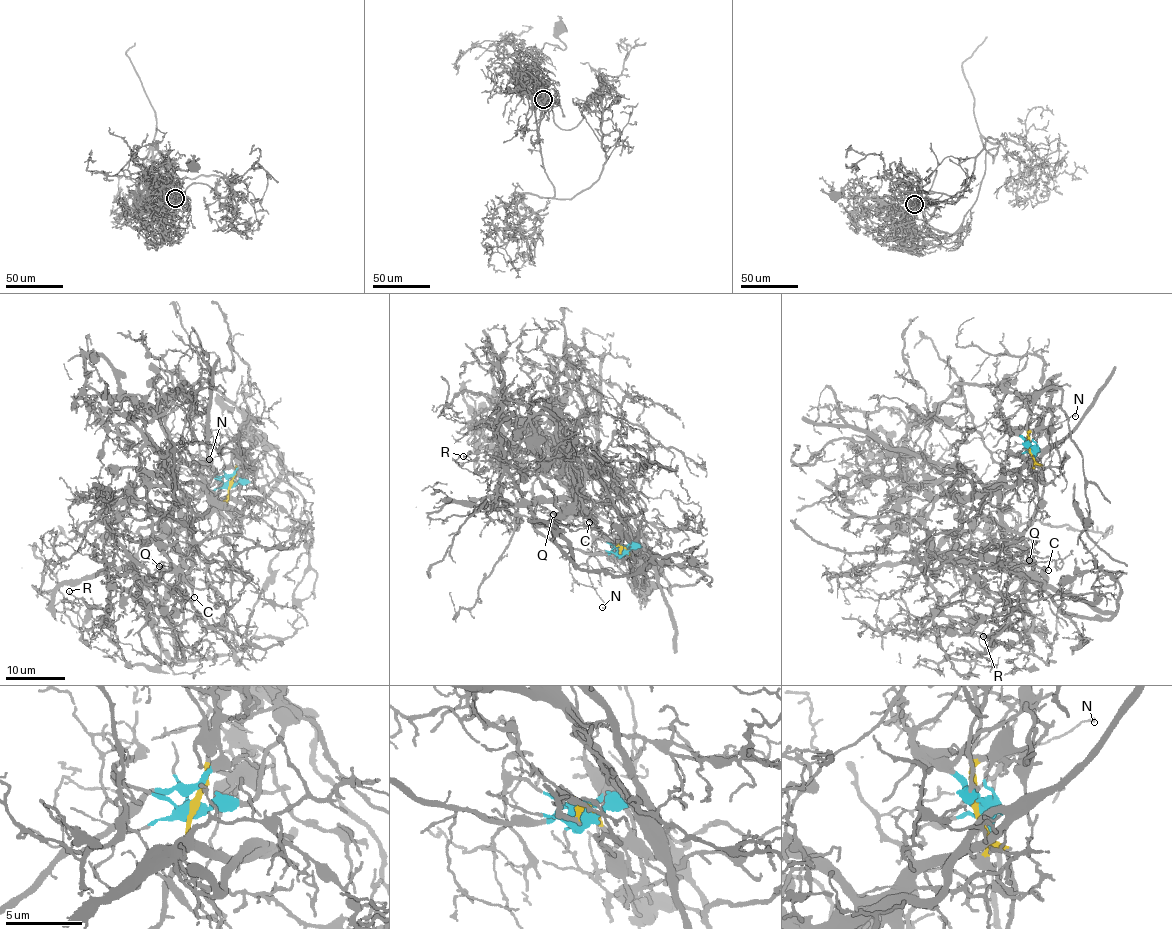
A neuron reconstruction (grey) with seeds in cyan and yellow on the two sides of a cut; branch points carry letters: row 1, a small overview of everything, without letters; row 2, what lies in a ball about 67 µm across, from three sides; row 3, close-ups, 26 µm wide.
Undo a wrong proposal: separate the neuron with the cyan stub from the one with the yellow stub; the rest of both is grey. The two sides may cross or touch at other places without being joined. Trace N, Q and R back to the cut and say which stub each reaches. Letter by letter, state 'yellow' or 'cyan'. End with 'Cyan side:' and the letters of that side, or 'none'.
N: cyan
Q: cyan
R: cyan
Cyan side: N, Q, R

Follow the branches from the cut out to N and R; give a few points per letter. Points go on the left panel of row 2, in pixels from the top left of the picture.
N: (231, 484), (225, 477), (199, 481), (195, 475), (192, 456), (212, 458), (209, 460)
R: (231, 484), (213, 477), (140, 528), (140, 548), (116, 575), (107, 625), (105, 610), (69, 591)

